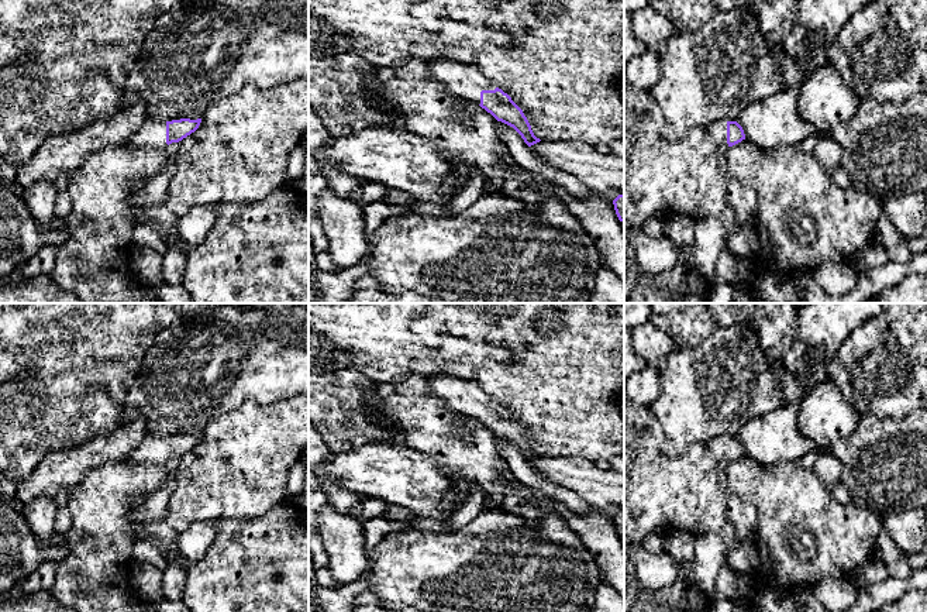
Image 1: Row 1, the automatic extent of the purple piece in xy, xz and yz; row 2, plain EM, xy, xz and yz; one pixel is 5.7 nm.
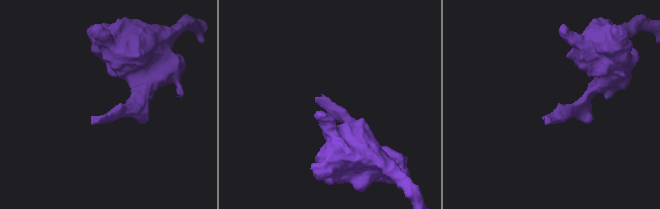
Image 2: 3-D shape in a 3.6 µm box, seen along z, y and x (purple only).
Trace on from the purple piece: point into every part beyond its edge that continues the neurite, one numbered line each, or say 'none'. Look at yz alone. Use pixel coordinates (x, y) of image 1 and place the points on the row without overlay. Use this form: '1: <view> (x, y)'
1: yz (717, 447)

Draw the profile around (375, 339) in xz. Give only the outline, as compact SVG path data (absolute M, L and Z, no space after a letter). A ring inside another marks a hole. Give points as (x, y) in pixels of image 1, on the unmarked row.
M309 303L309 371L318 374L338 368L354 368L373 382L399 382L410 375L425 379L435 375L451 375L475 381L480 367L487 361L511 364L511 353L503 347L469 341L444 334L437 347L424 344L411 331L411 324L427 309L427 303Z

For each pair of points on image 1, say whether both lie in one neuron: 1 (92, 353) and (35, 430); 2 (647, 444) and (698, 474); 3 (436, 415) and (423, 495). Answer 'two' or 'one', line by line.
1: one
2: one
3: two

